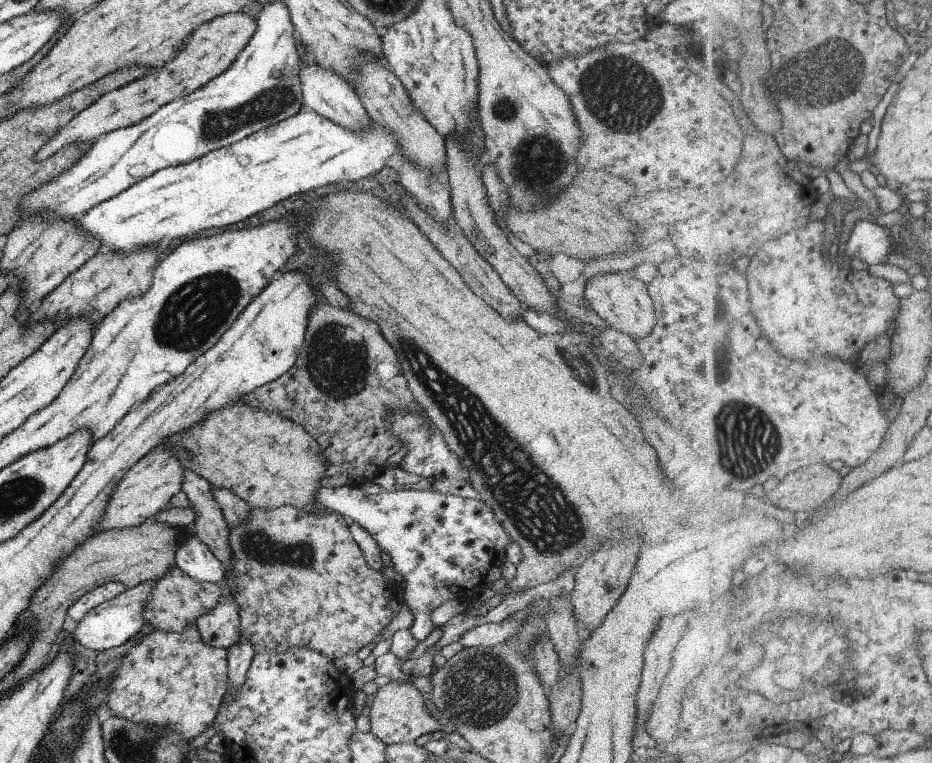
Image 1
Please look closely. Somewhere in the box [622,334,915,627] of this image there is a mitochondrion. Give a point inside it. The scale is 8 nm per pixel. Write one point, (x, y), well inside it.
(751, 438)

